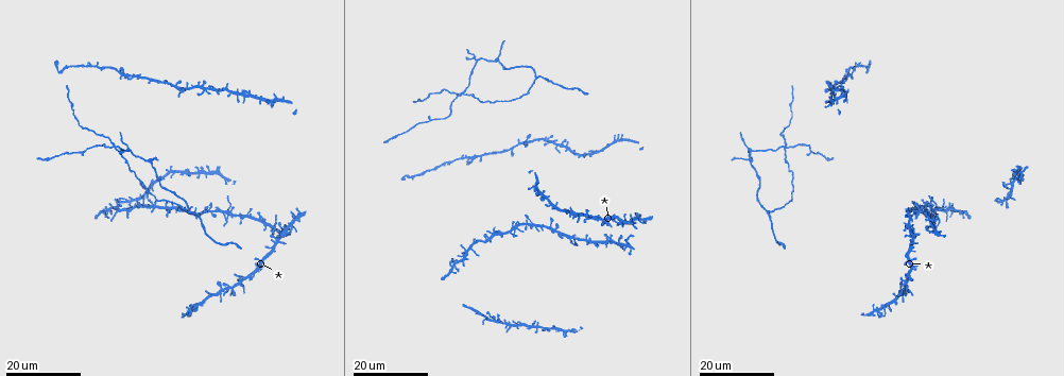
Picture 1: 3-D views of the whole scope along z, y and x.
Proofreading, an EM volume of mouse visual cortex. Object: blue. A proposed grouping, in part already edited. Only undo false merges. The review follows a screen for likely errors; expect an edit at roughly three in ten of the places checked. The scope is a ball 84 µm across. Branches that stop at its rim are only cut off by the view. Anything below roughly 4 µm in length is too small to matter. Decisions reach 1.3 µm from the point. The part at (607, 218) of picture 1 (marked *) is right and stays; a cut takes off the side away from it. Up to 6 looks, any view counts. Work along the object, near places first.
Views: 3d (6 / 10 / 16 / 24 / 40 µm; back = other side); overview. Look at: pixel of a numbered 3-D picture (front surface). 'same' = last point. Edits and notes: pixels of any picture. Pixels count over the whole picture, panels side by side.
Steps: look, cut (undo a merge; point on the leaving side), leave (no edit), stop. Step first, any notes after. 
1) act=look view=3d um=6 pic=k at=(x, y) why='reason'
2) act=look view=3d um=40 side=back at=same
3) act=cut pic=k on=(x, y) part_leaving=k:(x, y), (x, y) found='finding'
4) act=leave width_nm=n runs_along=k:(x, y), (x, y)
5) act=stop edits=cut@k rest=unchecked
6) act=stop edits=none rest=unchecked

act=look view=3d um=24 pic=1 at=(225, 219) why='side arm on a straight run'

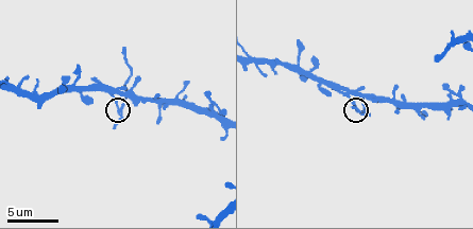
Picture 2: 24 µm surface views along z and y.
act=look view=3d um=10 pic=2 at=(118, 109) why='closer look'

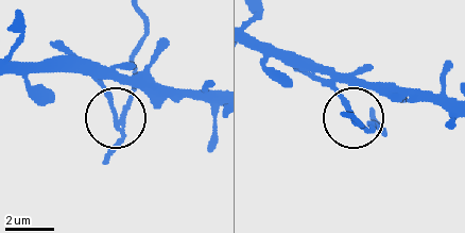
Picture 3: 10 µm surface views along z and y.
act=cut pic=3 on=(133, 93) arms=3 found='a second cell is stuck on'

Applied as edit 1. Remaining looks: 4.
act=look view=overview why='see it whole again'

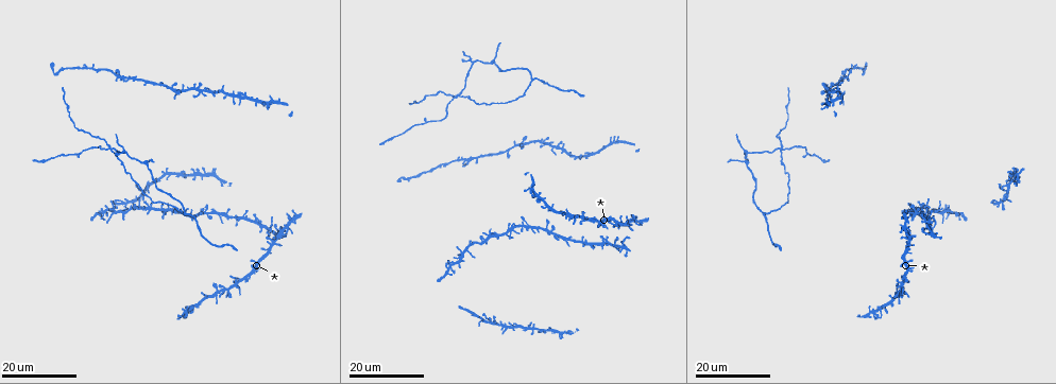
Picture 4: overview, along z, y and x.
act=look view=3d um=24 pic=4 at=(553, 230) why='three arms meet'

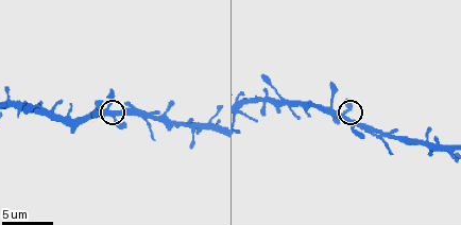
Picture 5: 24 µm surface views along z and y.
act=look view=3d um=6 pic=5 at=(344, 111)

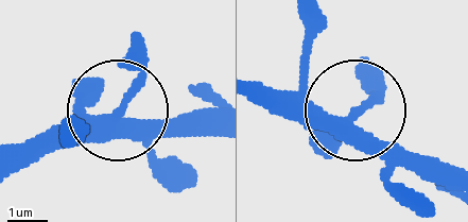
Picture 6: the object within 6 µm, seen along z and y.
act=leave arms=3 found='one cell here'

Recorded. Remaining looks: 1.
act=stop edits=cut@3 rest=unchecked

